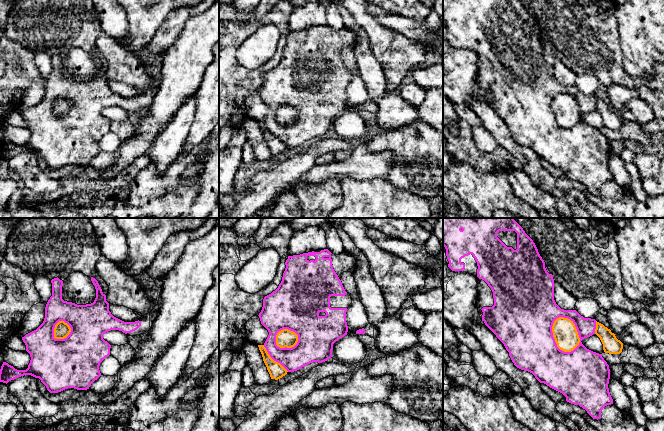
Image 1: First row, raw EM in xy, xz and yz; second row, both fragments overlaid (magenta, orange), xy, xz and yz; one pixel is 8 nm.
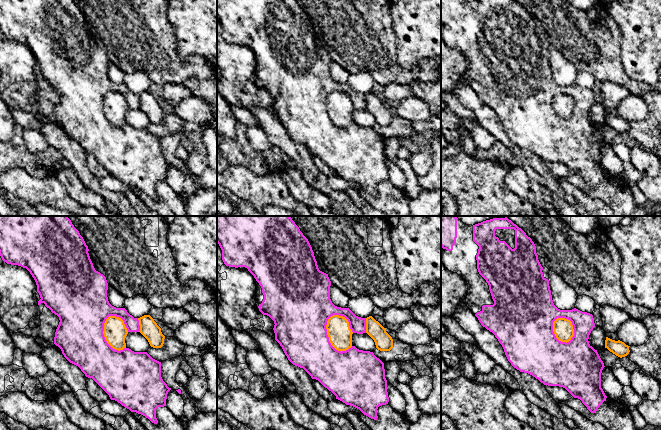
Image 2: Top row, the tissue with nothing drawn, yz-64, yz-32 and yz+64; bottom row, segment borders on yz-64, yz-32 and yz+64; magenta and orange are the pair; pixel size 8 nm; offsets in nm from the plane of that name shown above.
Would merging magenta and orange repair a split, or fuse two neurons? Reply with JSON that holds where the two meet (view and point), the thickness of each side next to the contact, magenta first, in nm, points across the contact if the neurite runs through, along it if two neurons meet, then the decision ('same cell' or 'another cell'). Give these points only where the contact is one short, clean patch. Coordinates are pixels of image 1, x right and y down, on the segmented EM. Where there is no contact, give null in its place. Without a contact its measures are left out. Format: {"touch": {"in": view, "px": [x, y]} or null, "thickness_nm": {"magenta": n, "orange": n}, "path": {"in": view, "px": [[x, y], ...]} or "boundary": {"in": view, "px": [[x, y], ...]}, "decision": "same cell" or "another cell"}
{"touch": {"in": "yz", "px": [553, 338]}, "thickness_nm": {"magenta": 440, "orange": 190}, "decision": "another cell"}

